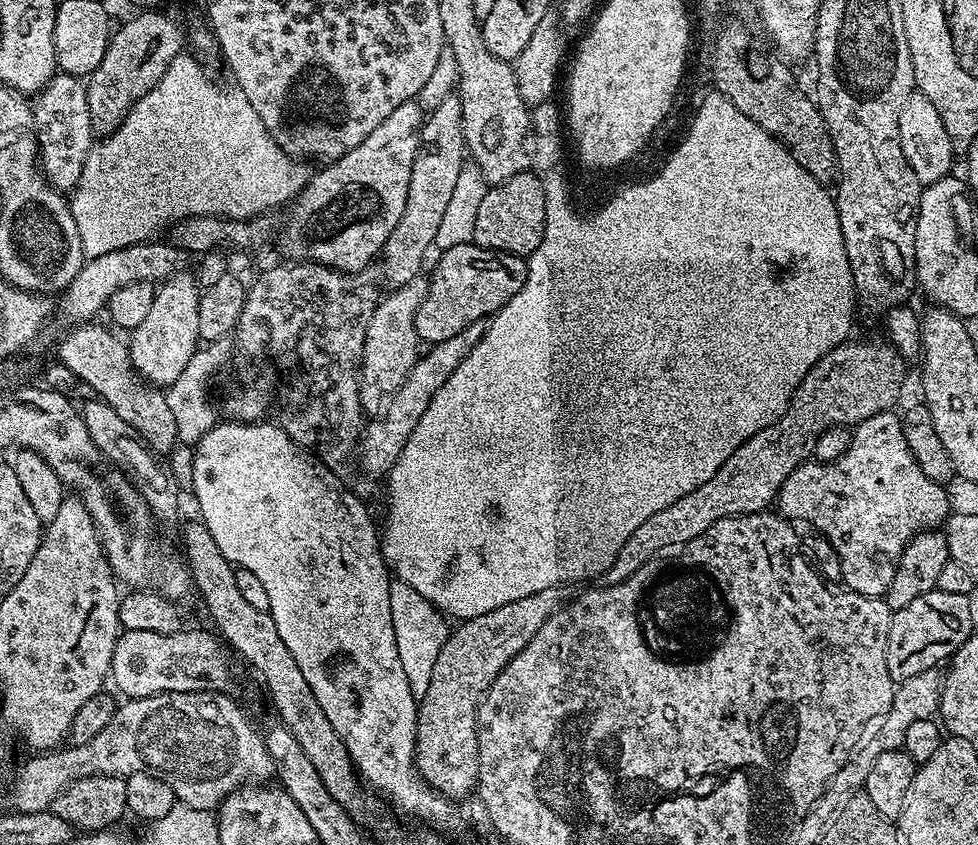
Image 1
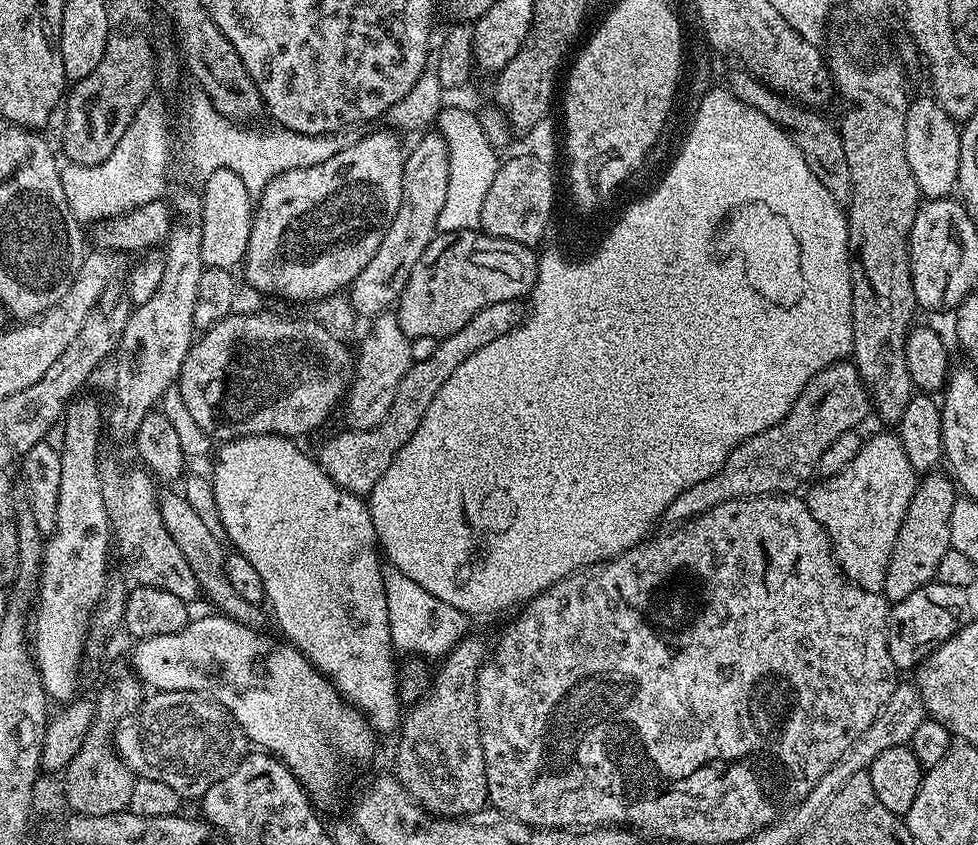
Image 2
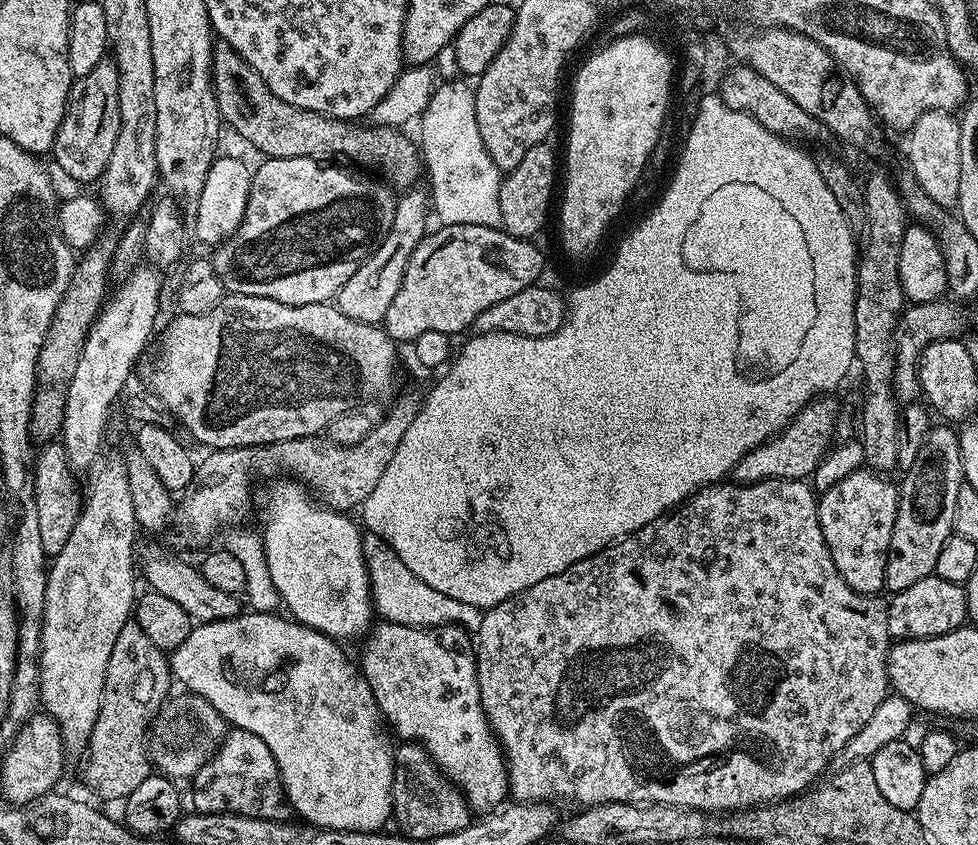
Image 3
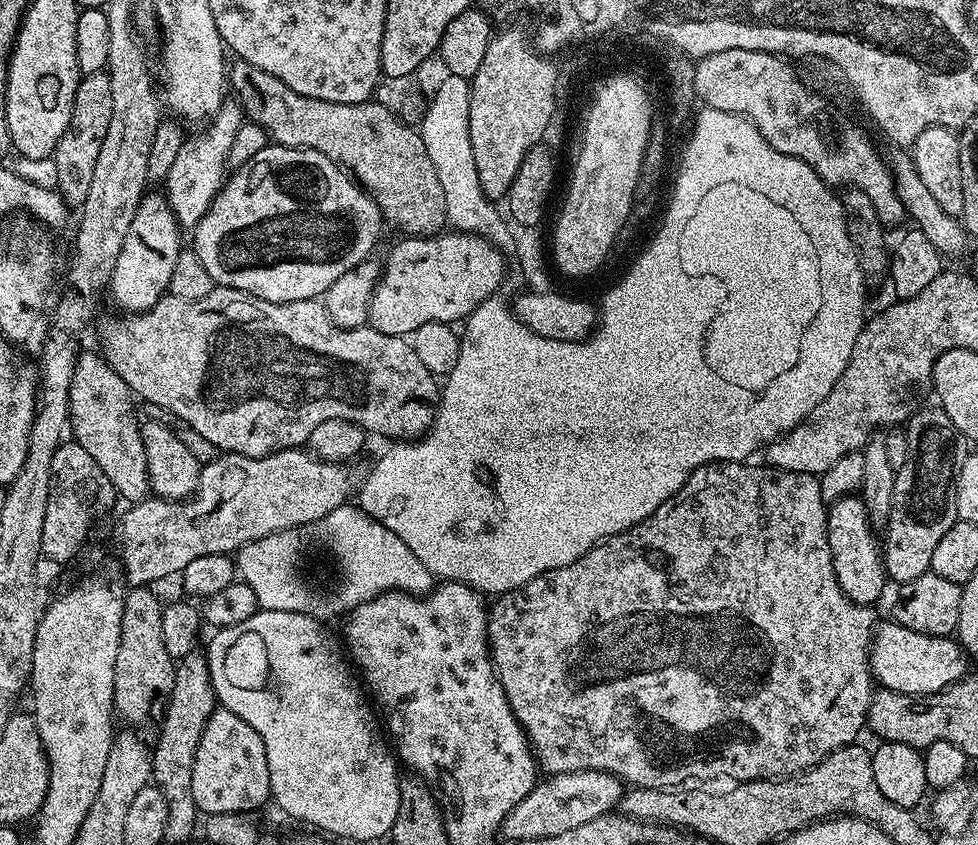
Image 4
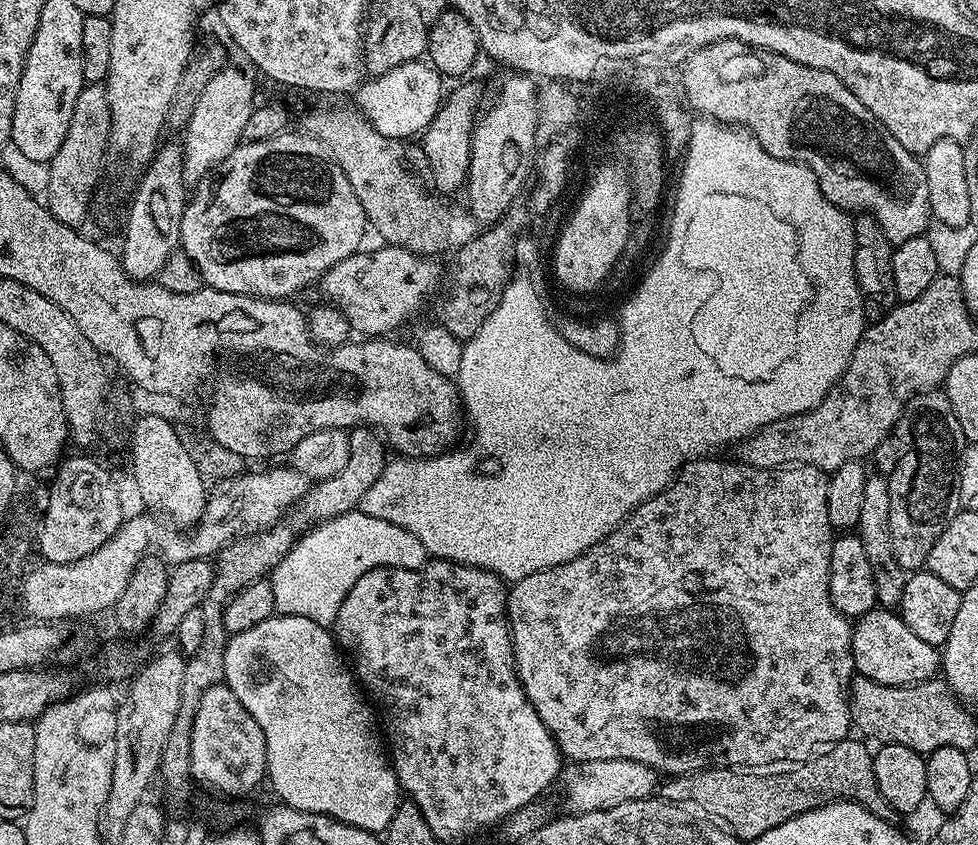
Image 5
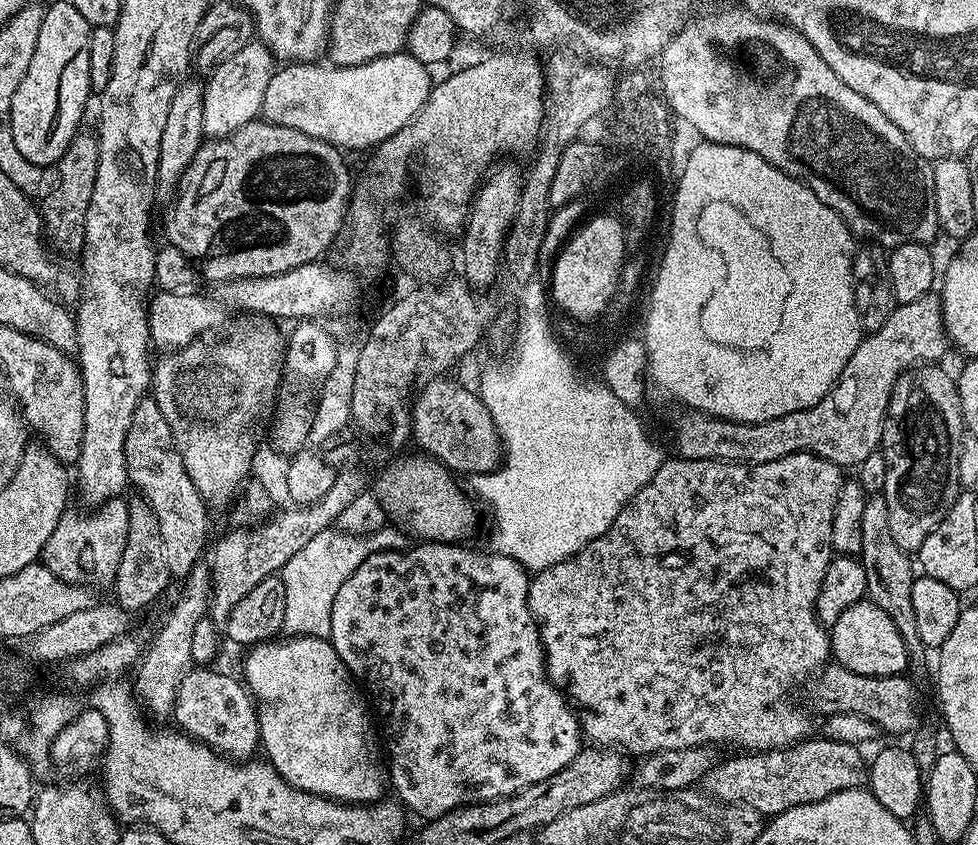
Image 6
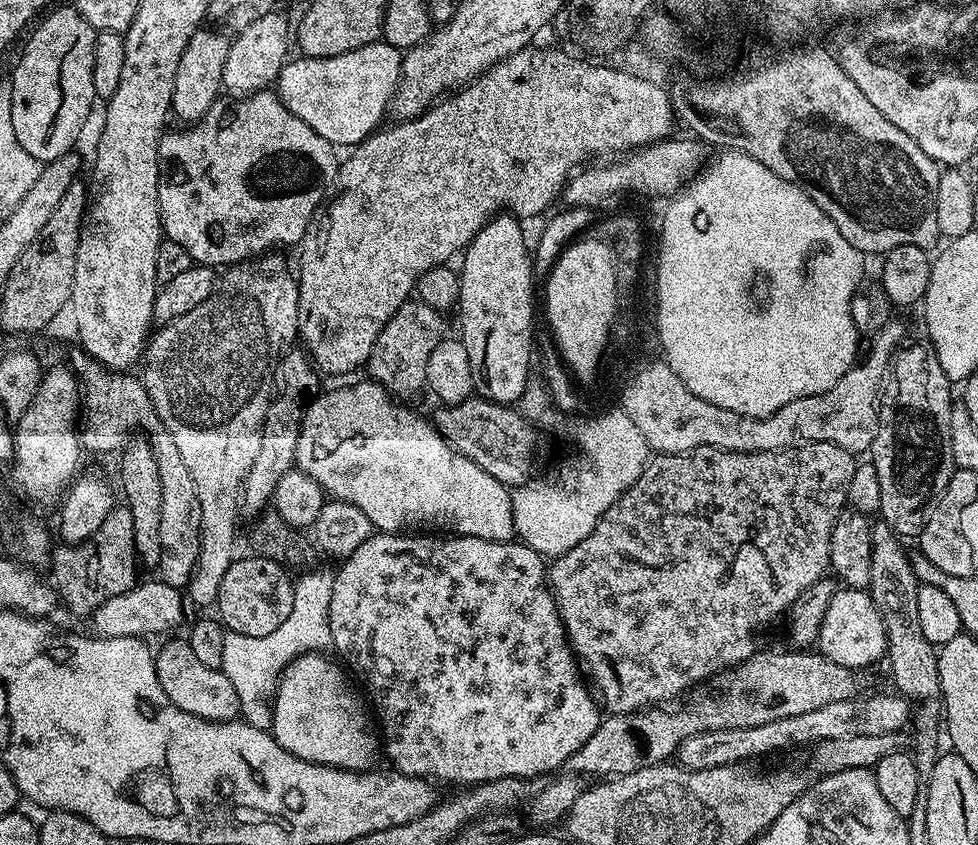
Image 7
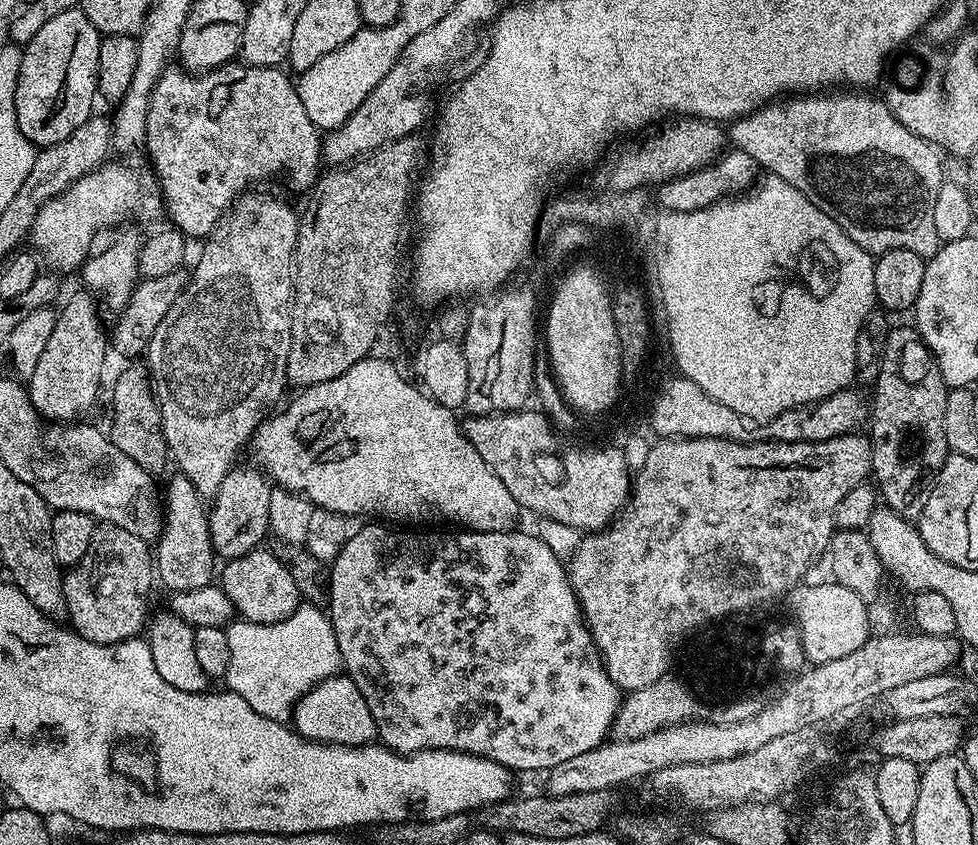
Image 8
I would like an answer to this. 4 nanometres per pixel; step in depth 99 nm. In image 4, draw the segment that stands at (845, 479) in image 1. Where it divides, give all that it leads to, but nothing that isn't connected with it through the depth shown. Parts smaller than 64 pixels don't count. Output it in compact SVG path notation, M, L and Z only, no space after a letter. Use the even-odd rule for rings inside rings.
M859 495L843 496L828 508L828 549L832 555L834 574L838 578L838 586L842 586L842 594L846 594L846 598L850 598L856 604L875 605L875 600L883 594L884 584L886 585L882 548L878 540L876 544L875 535L877 536L877 533L868 520L868 511Z

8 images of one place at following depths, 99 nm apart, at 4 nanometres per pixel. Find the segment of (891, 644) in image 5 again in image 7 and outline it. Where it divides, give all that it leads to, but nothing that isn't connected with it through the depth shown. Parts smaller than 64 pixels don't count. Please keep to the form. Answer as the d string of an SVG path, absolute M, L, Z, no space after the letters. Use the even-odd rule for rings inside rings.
M844 586L836 591L826 616L822 618L818 650L830 658L830 662L857 670L868 670L871 664L885 659L888 643L886 630L882 626L882 614L878 614L878 606L874 606L872 597L865 589Z

